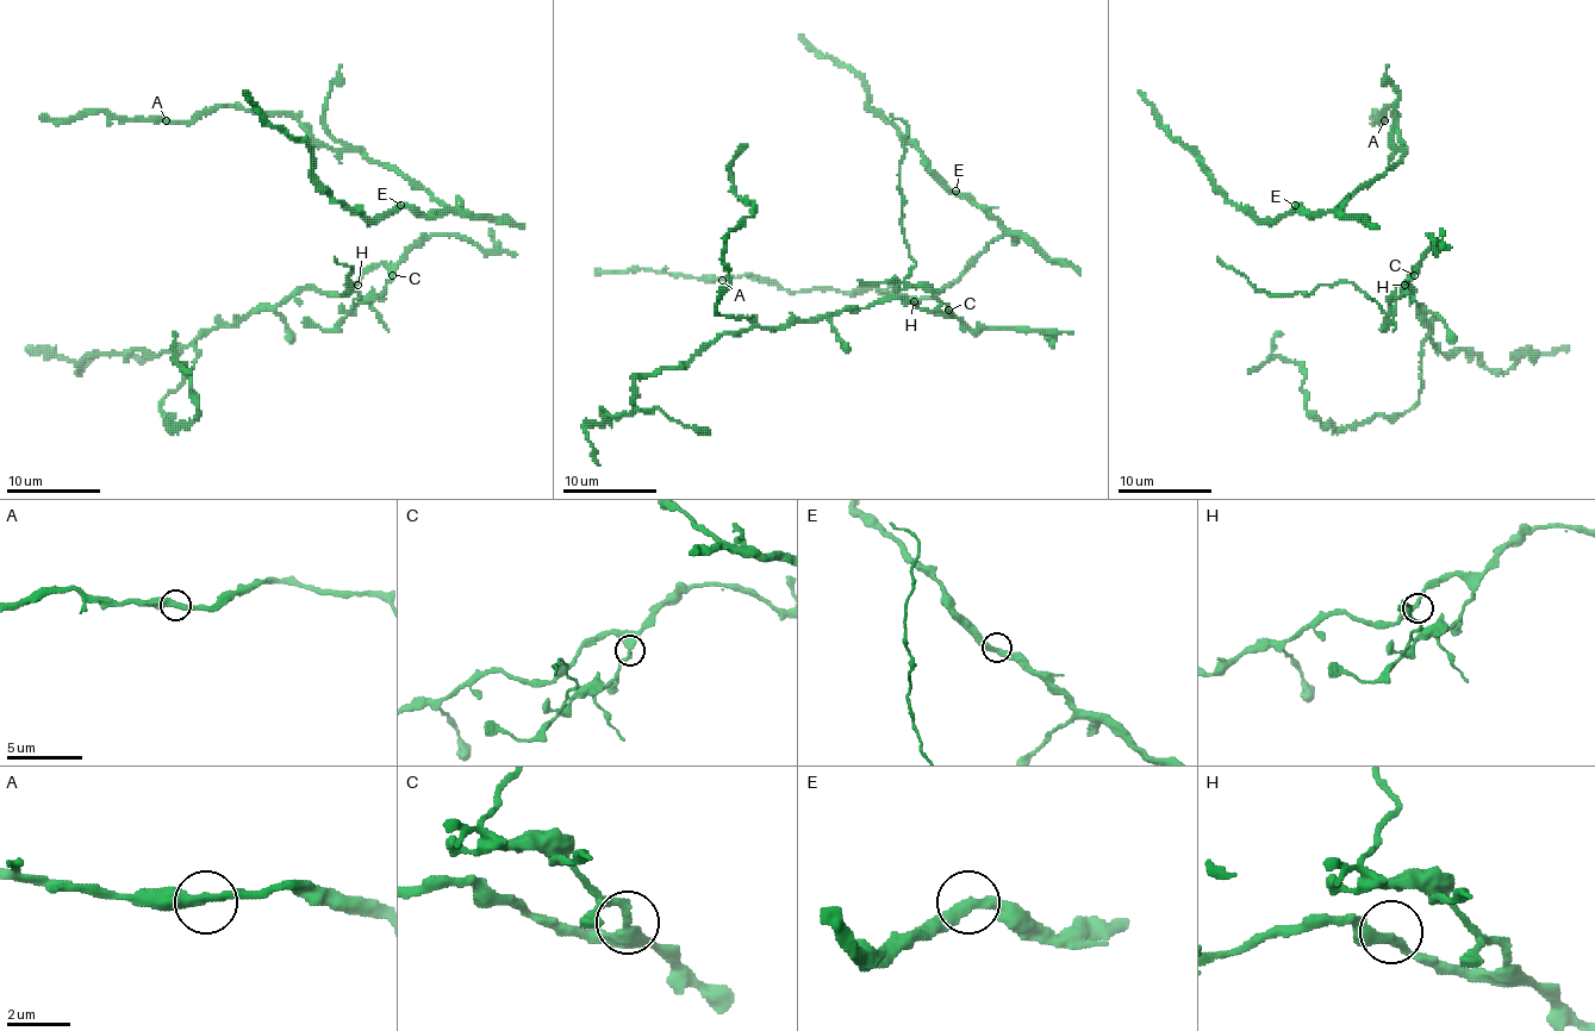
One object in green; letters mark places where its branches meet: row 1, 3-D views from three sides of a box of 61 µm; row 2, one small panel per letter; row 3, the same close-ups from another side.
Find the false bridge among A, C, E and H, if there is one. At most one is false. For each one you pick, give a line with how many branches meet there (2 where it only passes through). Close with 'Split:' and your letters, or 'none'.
C: branches 2
Split: C

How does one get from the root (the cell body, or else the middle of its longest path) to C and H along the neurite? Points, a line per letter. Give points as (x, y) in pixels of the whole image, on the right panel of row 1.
C: (1281, 294), (1312, 294), (1320, 285), (1351, 282), (1387, 313), (1414, 275)
H: (1281, 294), (1312, 294), (1320, 285), (1351, 282), (1387, 313), (1407, 289), (1416, 263), (1405, 285)

